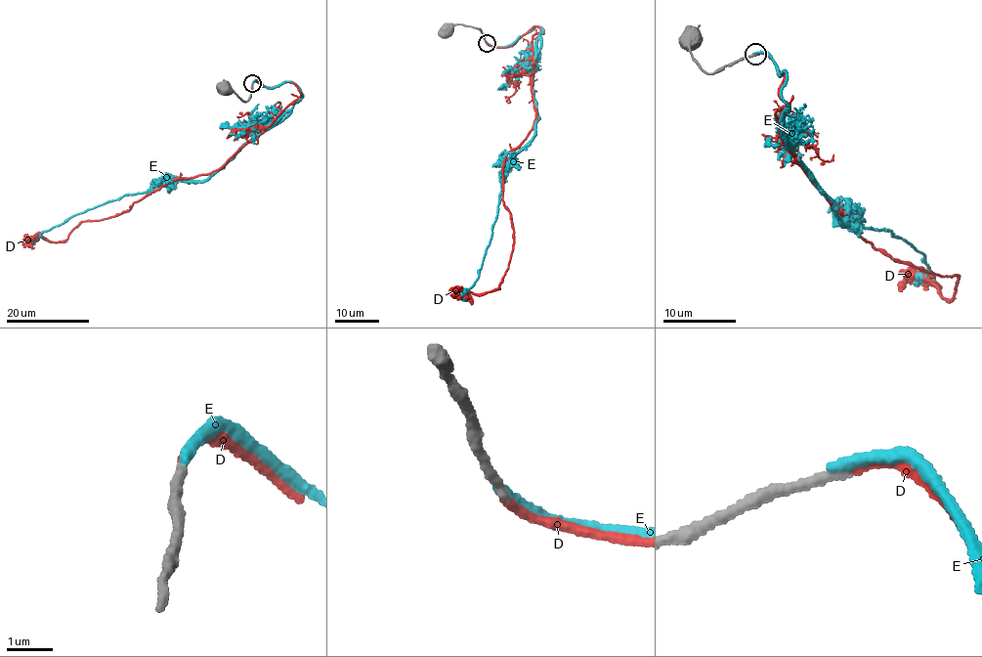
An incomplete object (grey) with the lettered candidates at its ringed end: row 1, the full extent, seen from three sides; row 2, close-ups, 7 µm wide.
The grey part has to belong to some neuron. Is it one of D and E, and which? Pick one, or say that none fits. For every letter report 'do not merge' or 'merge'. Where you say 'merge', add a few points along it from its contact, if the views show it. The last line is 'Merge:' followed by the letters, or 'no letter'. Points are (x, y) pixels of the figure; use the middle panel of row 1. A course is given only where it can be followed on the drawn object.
D: merge; it runs (487, 43), (539, 27), (536, 111), (502, 170), (508, 270), (497, 289), (462, 285)
E: do not merge
Merge: D

